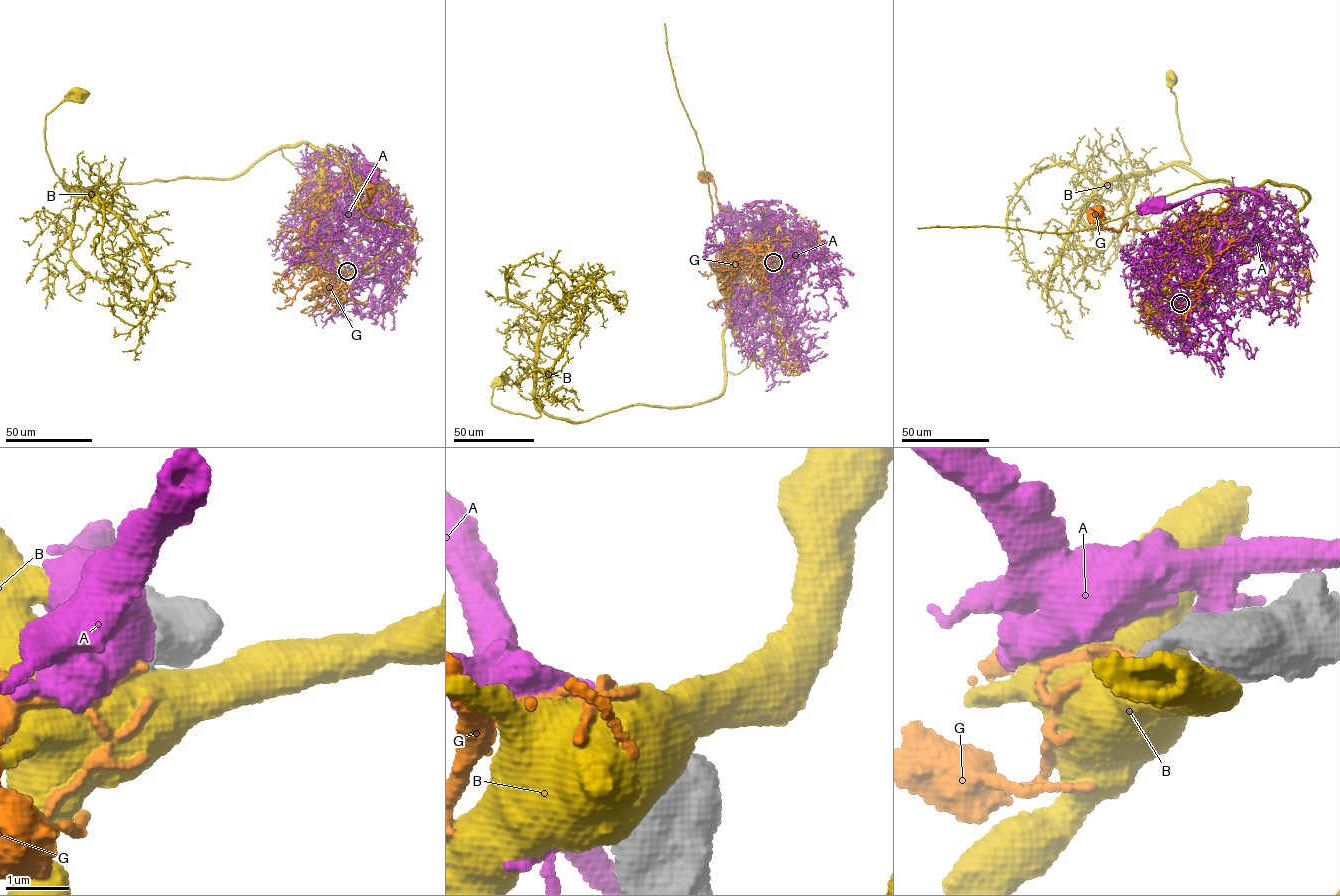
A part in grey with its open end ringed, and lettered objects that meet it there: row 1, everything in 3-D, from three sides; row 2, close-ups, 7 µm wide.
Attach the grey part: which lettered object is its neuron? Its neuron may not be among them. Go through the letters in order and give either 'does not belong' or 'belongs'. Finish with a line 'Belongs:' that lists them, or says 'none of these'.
A: does not belong
B: does not belong
G: does not belong
Belongs: none of these

